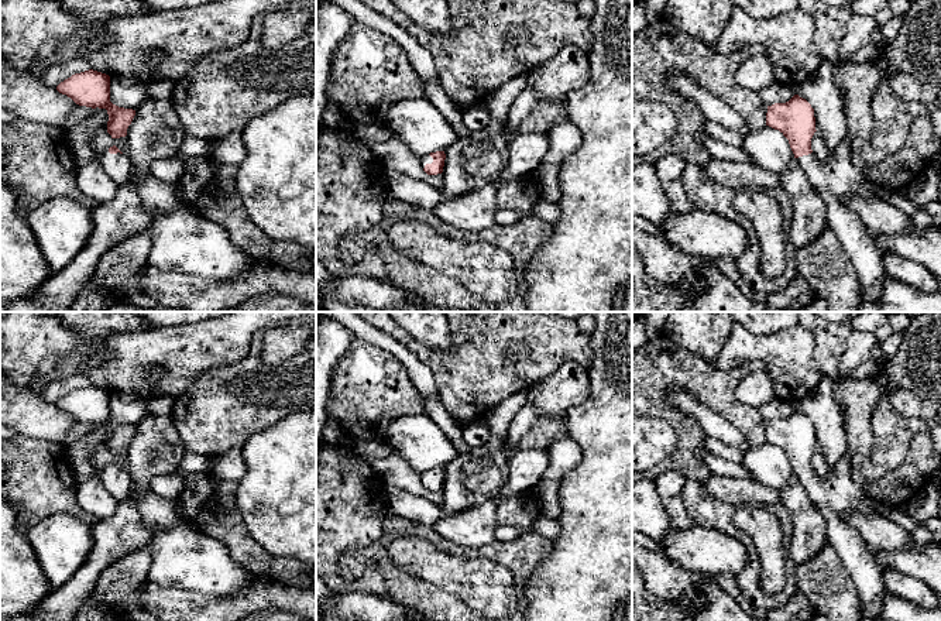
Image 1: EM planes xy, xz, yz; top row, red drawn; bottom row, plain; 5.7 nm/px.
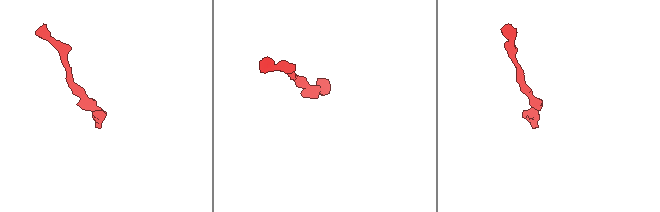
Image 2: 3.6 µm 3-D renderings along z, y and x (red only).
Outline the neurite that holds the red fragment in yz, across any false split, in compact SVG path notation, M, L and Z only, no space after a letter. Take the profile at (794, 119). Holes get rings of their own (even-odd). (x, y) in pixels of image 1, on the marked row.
M799 95L786 103L767 106L766 126L779 130L789 140L794 158L824 202L827 226L851 258L861 296L878 302L880 282L887 275L883 257L861 217L844 203L848 196L875 198L866 185L866 176L852 162L849 138L837 147L828 164L821 164L811 150L811 138L817 131L814 109Z

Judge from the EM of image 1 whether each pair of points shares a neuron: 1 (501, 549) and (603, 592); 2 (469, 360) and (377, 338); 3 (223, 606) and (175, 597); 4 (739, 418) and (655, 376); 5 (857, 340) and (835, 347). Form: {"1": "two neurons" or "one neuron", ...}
{"1": "two neurons", "2": "two neurons", "3": "one neuron", "4": "one neuron", "5": "two neurons"}

